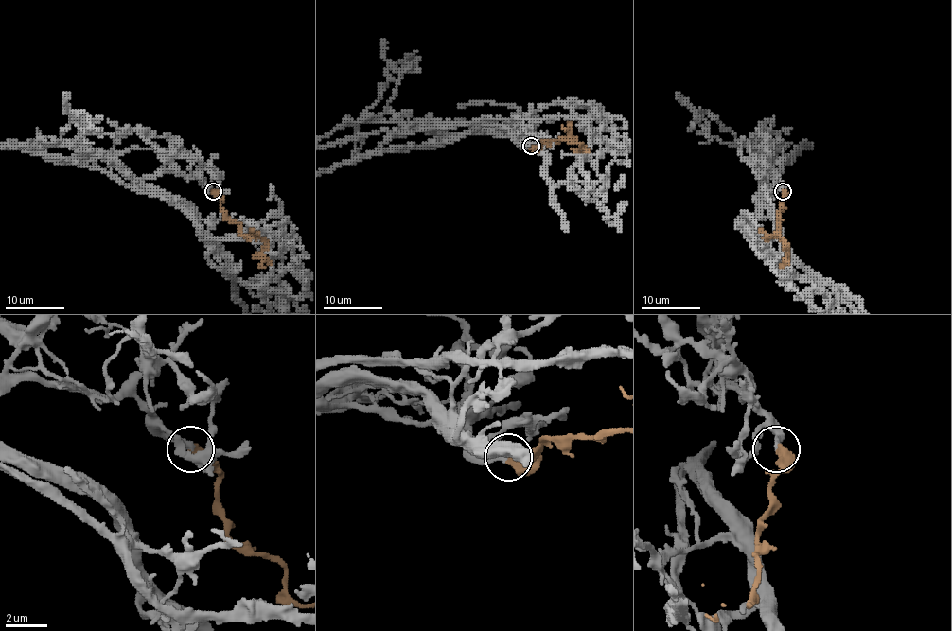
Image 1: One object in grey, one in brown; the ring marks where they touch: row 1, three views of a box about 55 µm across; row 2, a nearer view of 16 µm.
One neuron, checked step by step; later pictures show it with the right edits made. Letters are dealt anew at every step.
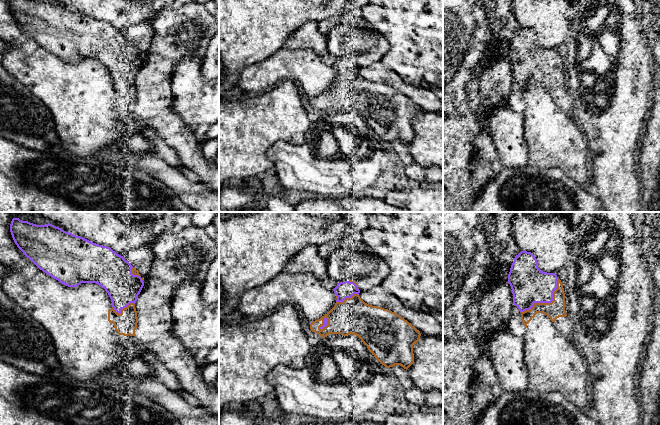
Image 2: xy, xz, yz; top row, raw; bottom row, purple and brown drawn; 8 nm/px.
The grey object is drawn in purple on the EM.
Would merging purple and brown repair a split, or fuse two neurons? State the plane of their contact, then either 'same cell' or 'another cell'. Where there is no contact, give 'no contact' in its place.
yz | same cell

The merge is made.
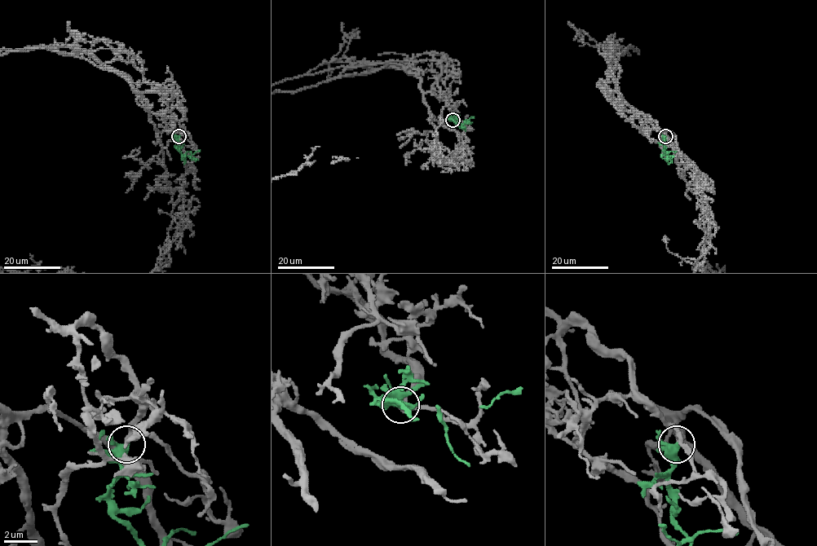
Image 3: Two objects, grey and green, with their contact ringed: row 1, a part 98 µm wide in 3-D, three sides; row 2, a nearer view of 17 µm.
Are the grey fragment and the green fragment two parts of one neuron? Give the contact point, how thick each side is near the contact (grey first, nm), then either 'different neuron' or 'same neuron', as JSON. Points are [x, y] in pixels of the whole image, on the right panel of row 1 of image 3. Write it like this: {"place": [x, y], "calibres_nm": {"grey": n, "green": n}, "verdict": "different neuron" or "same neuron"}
{"place": [665, 136], "calibres_nm": {"grey": 320, "green": 400}, "verdict": "same neuron"}

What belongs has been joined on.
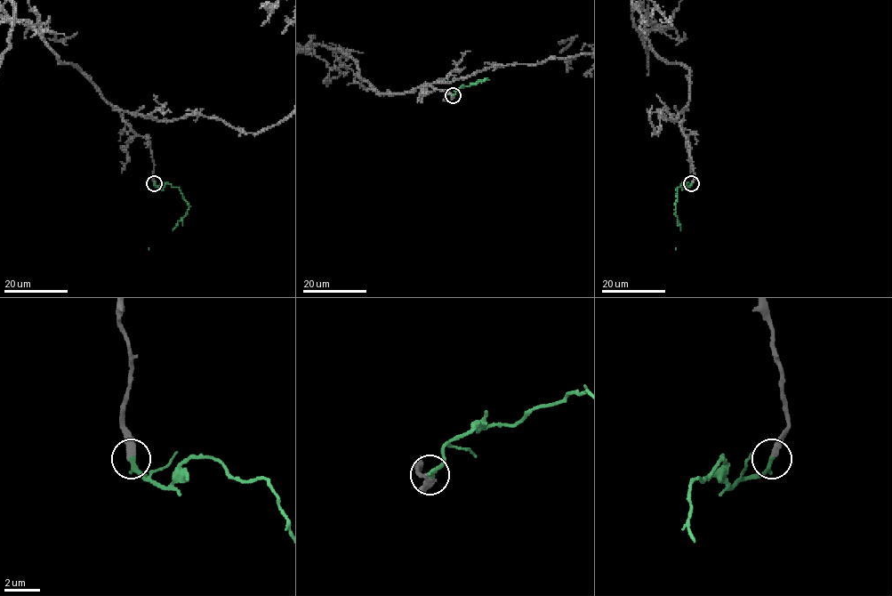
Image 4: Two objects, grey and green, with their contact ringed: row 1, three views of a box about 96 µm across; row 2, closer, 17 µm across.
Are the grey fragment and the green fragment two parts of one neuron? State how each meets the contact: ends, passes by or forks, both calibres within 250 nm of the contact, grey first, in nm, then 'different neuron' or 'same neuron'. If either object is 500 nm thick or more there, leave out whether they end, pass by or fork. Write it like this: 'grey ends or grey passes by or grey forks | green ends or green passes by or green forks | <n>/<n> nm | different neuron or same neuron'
grey ends | green ends | 400/280 nm | same neuron

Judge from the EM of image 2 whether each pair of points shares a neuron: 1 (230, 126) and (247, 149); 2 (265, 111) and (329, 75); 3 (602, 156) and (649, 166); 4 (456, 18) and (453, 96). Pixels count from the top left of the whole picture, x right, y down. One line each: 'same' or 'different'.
1: same
2: different
3: different
4: different

